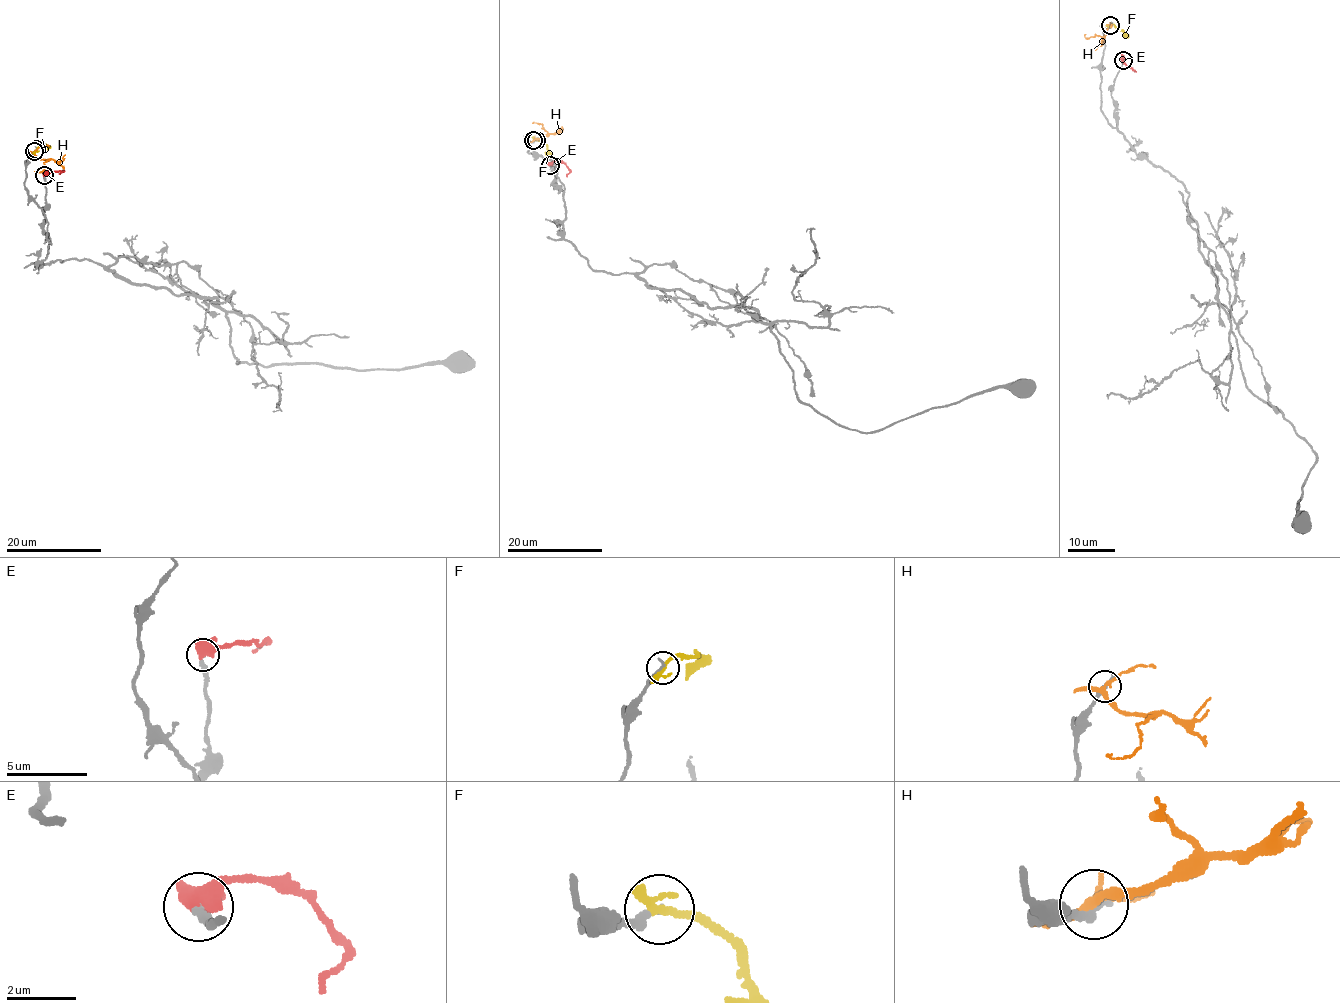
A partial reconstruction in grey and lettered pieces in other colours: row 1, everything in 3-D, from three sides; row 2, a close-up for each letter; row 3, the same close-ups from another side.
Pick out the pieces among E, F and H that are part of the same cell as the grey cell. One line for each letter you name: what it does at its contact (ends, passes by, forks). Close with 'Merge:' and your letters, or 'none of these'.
E: it forks
Merge: E

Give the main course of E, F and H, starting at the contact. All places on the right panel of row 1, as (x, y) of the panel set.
E: (1122, 59), (1136, 71)
F: (1110, 25), (1123, 32), (1123, 38)
H: (1110, 25), (1105, 35), (1087, 38), (1085, 33)

